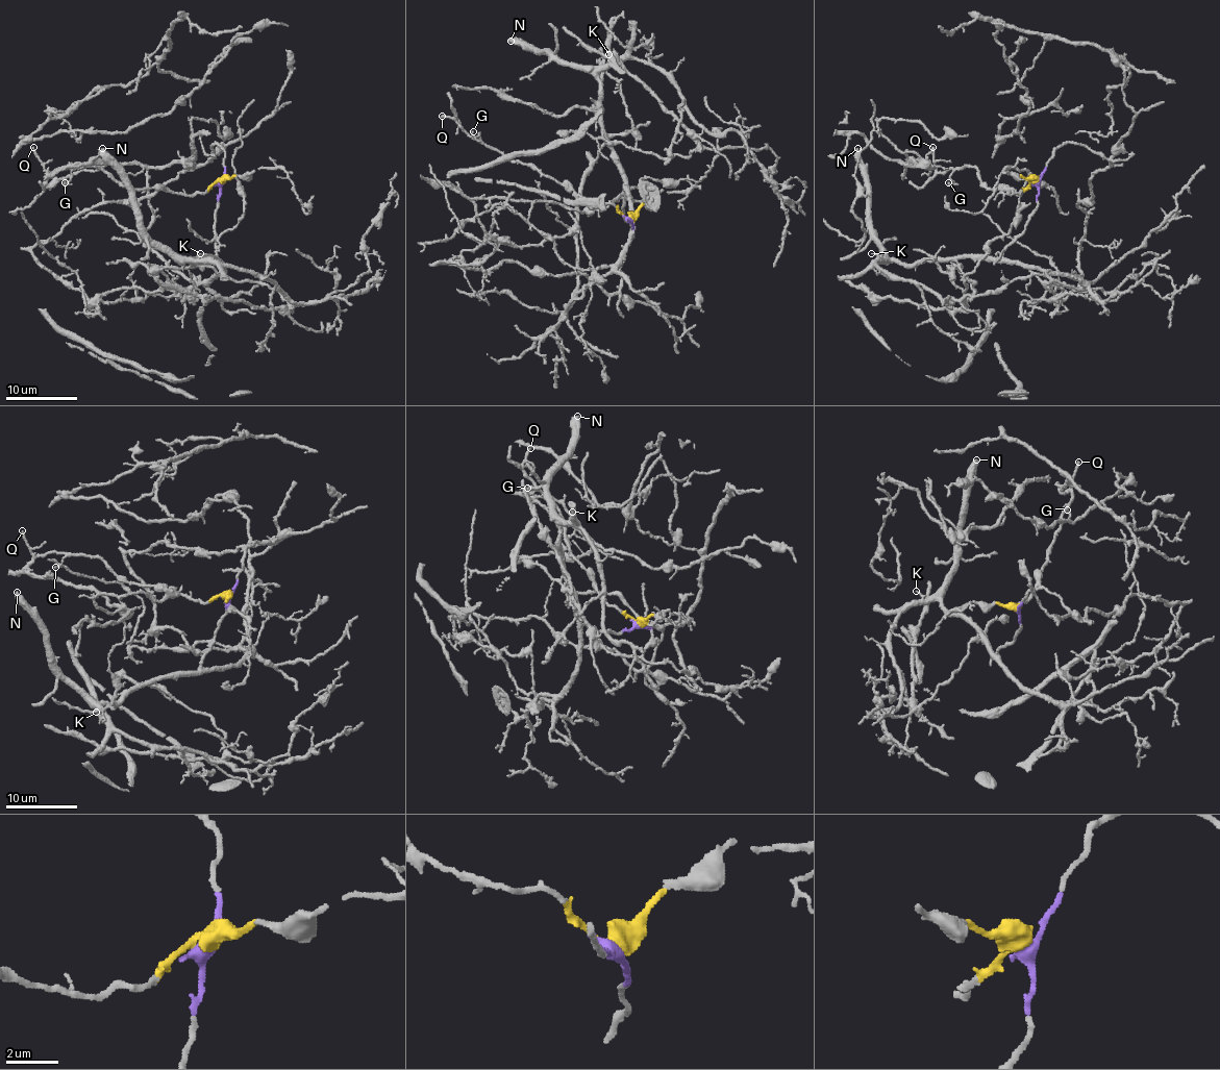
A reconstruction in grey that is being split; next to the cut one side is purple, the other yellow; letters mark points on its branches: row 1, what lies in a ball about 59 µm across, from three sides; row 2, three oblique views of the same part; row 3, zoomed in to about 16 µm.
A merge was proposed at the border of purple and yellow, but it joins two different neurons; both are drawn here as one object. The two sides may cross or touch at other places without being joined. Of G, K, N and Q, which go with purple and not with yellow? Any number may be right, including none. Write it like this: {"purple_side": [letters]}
{"purple_side": ["K", "N"]}

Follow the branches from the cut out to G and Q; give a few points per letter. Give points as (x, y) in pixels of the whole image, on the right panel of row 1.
G: (1035, 180), (1017, 194), (1001, 188), (989, 189), (974, 168), (966, 166), (949, 176), (953, 183), (947, 181)
Q: (1035, 180), (1019, 194), (1001, 188), (989, 189), (971, 166), (939, 171), (934, 146)

